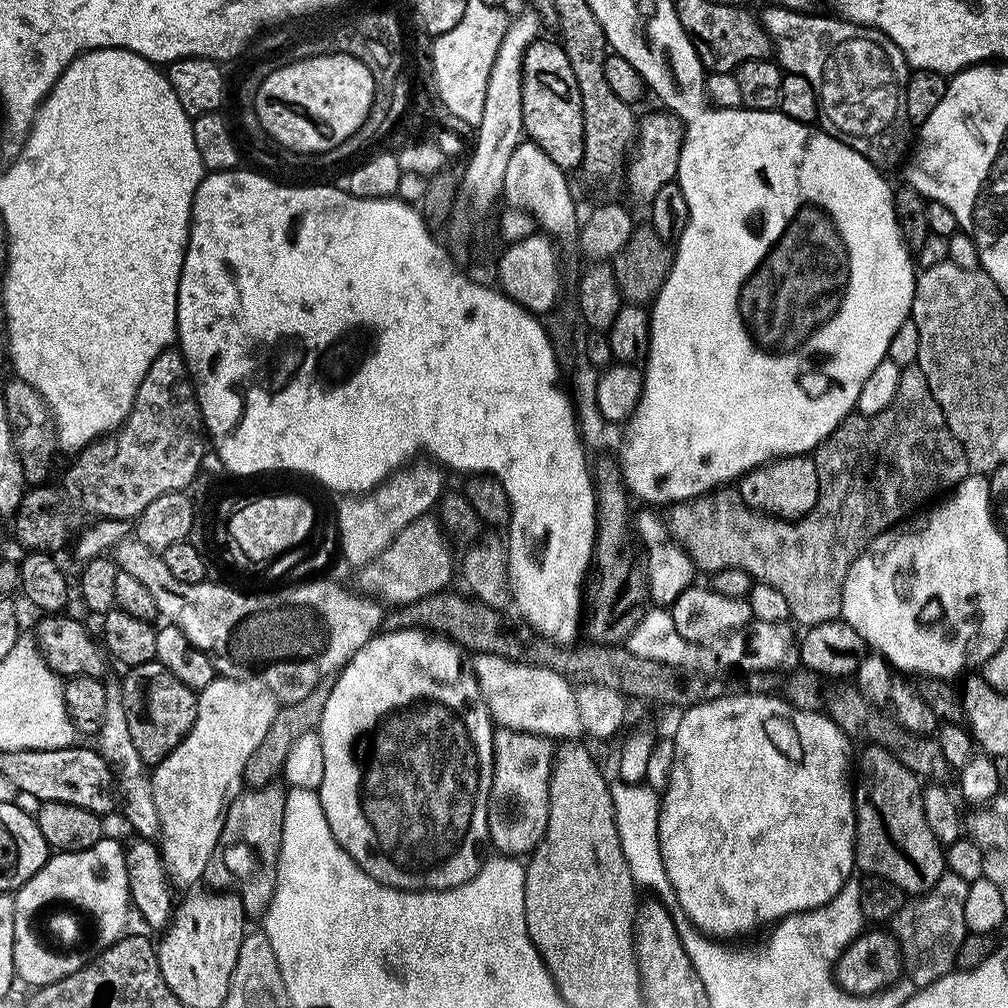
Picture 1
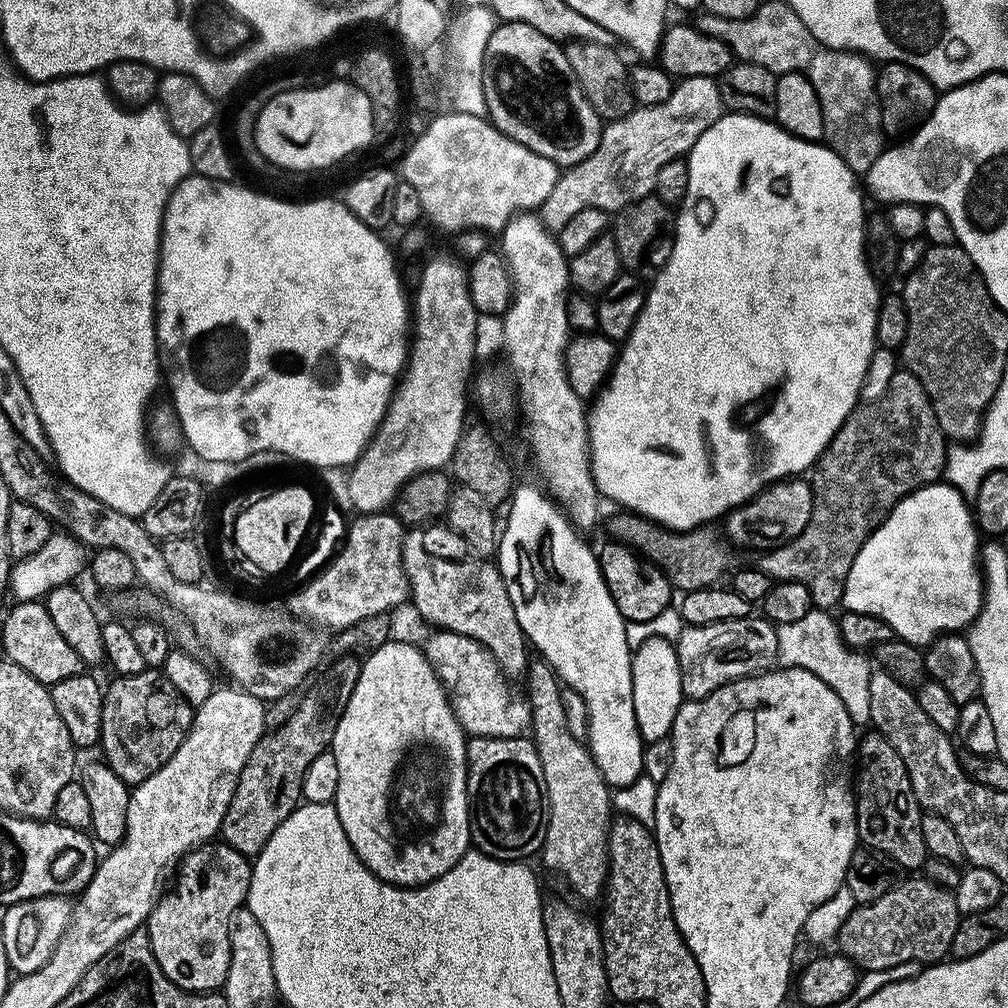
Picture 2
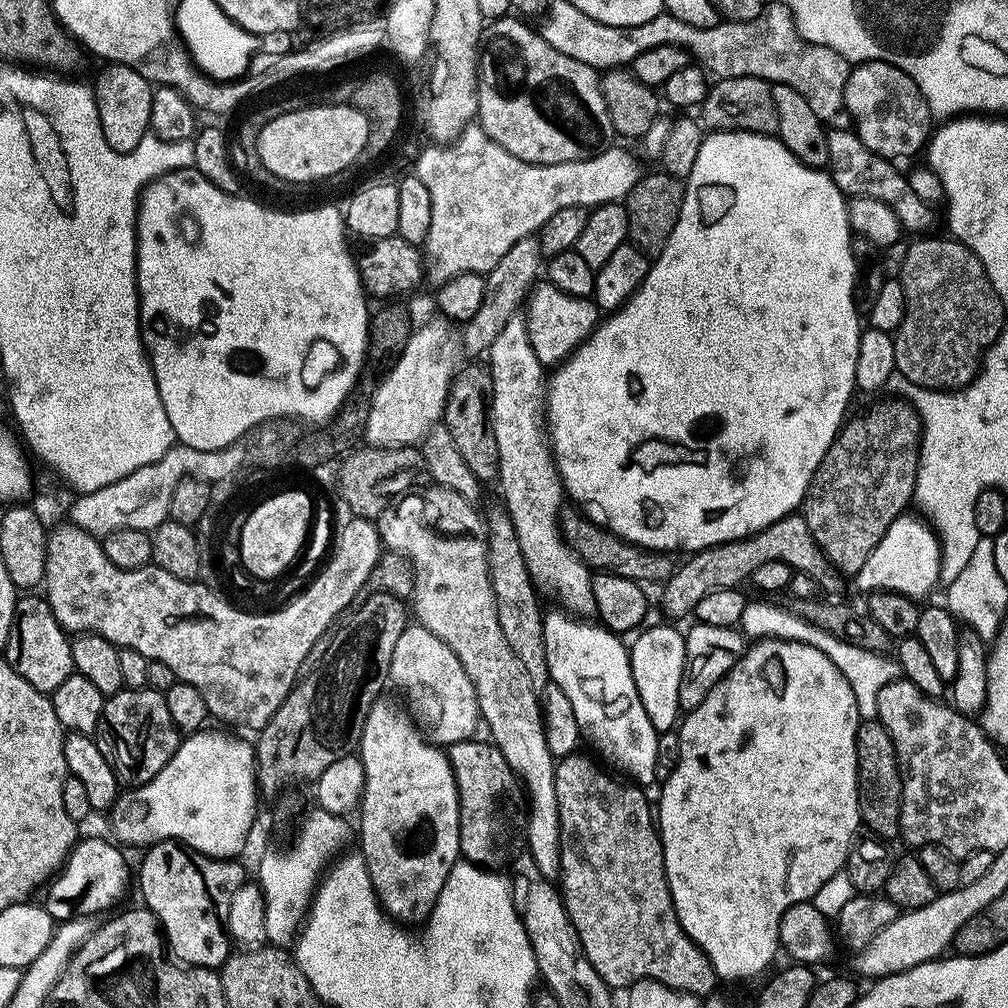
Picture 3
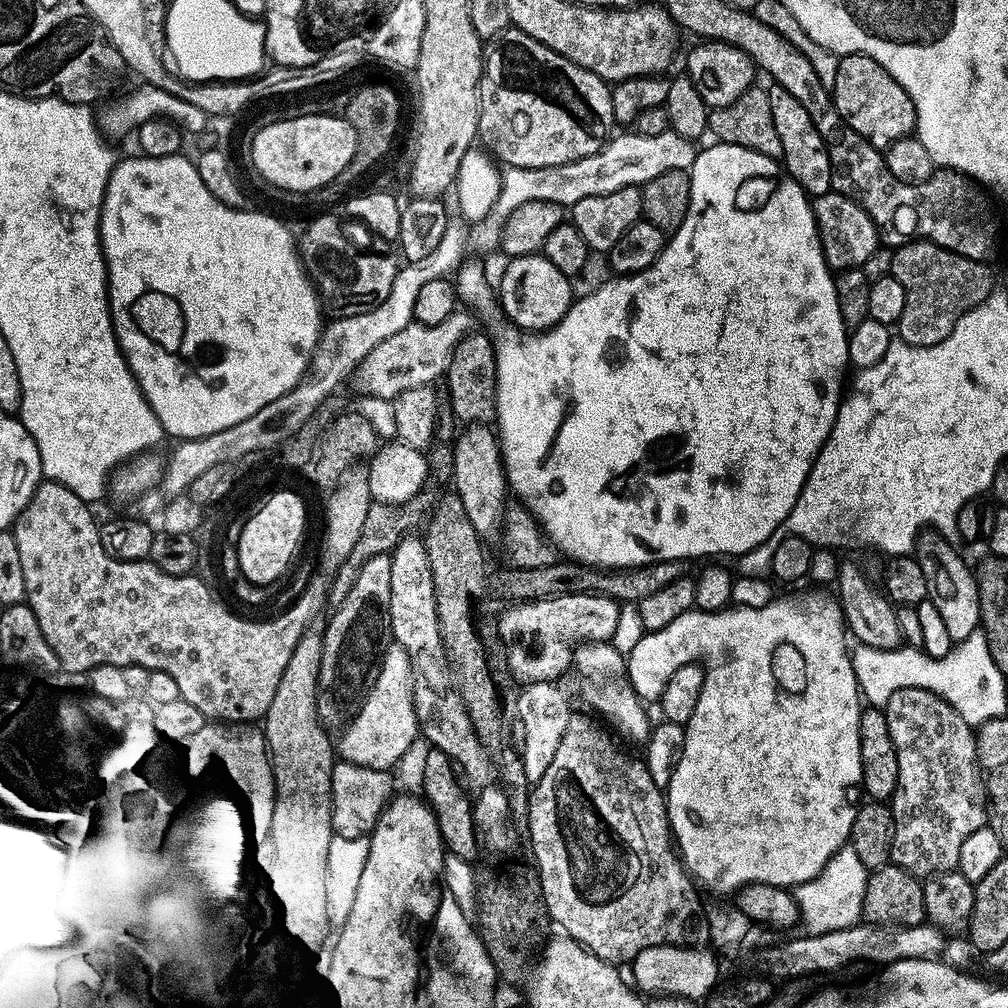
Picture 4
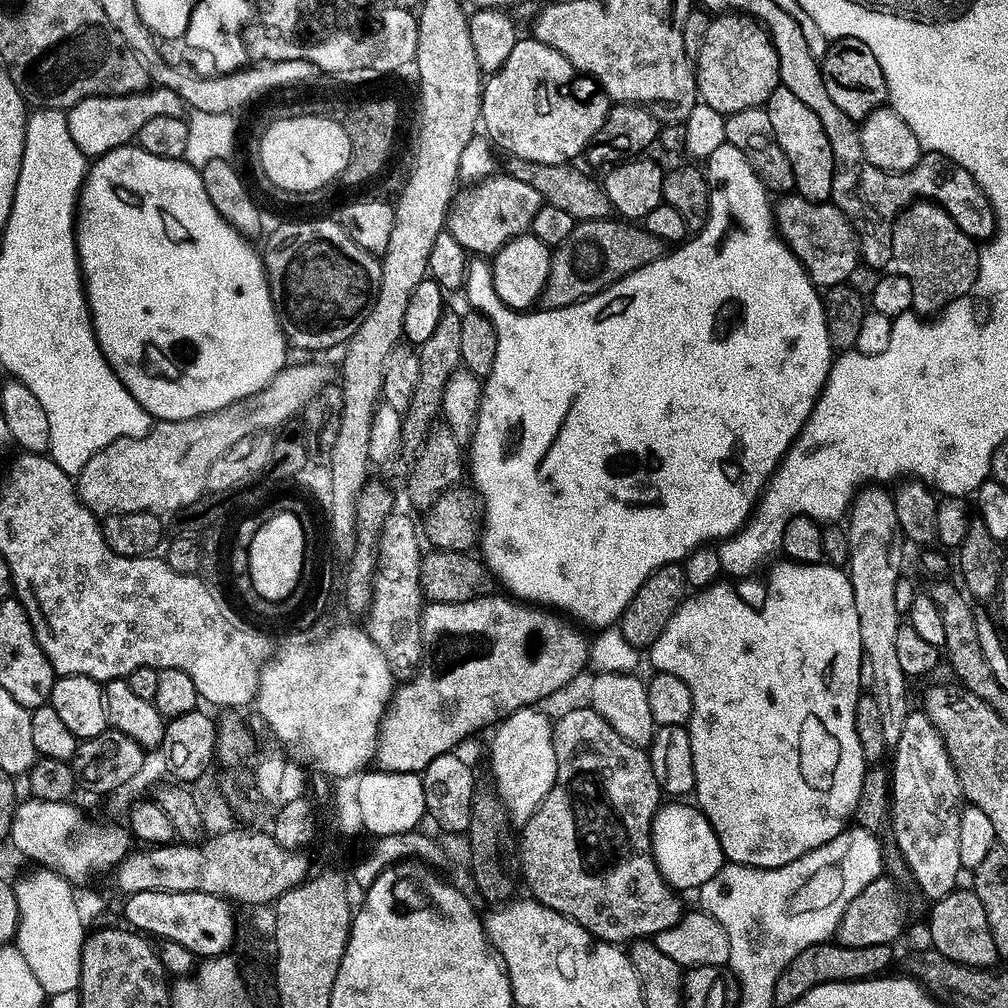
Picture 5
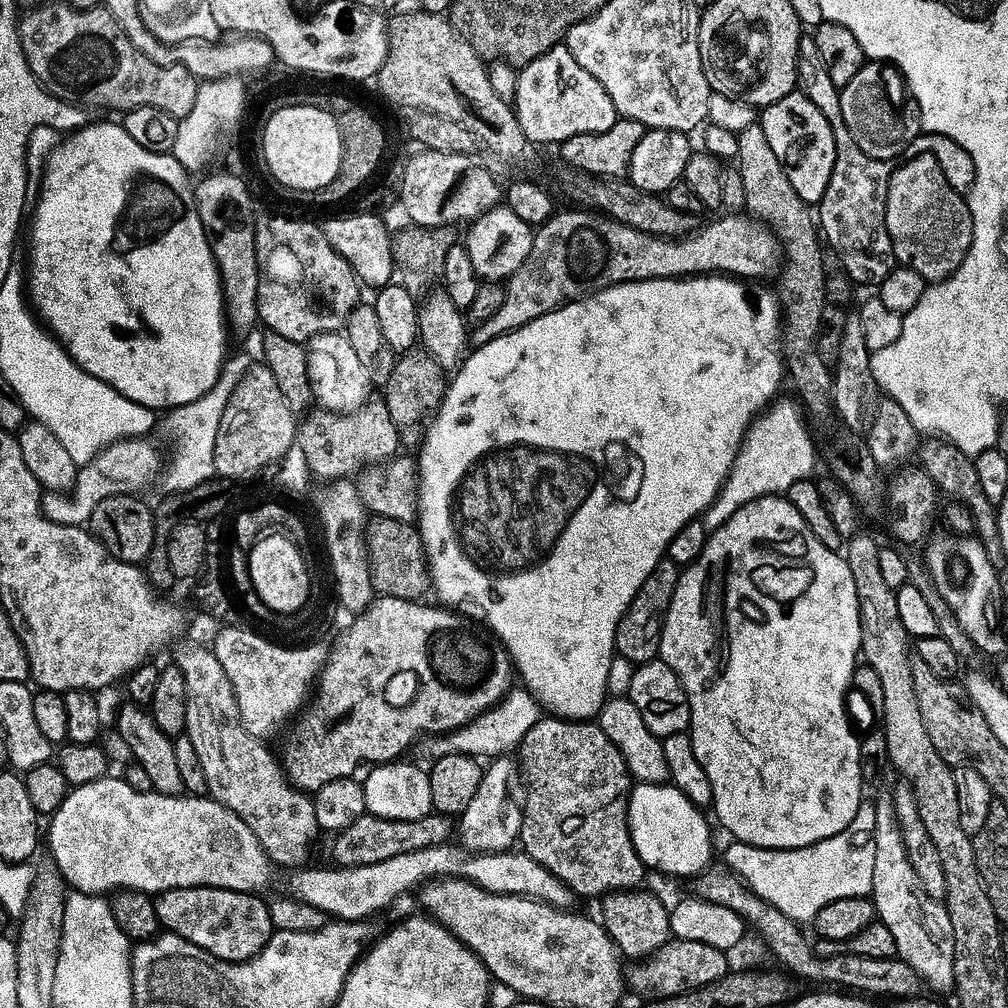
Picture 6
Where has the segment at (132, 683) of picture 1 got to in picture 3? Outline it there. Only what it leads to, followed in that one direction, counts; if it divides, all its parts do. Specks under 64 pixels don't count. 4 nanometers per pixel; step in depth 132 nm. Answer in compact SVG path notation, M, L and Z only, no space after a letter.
M151 687L125 690L104 701L104 713L94 739L106 762L114 770L116 779L125 789L141 789L160 778L162 770L179 752L182 733L174 726L170 706L166 706L166 695L154 692Z

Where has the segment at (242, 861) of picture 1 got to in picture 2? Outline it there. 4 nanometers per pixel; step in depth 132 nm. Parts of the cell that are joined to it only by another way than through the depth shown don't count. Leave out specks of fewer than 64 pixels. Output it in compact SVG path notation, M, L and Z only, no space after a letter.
M352 654L340 658L333 672L326 673L303 693L298 714L294 714L286 726L275 729L258 742L254 754L250 754L250 762L246 762L246 770L242 770L236 797L230 802L230 810L224 819L223 843L244 856L255 858L268 845L270 838L274 838L278 826L282 826L282 822L300 807L307 772L320 755L331 749L338 726L346 714L346 706L350 706L350 698L354 698L362 667L356 658Z

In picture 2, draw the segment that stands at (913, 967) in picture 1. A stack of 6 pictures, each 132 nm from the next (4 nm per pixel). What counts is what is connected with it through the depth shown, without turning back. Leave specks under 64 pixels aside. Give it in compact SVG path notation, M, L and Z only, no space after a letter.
M927 878L897 883L895 888L873 904L859 905L838 937L839 951L861 973L892 972L907 964L935 966L949 959L954 934L961 922L958 902L949 889Z

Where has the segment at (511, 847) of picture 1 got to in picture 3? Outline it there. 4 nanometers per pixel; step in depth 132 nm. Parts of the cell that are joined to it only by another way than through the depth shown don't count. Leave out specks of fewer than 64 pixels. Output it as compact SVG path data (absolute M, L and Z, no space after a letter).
M463 740L461 744L451 745L447 753L460 791L461 857L477 868L492 870L504 860L504 852L500 849L500 824L496 821L500 812L500 772L496 767L501 767L502 757L495 744L476 743Z

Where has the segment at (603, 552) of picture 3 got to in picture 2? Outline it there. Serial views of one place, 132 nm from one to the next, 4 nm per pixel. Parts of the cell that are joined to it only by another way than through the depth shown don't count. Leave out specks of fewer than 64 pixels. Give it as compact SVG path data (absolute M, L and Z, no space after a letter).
M621 511L616 515L620 516L612 516L608 520L607 539L611 543L626 546L655 568L660 568L677 593L687 594L703 588L715 588L723 581L720 579L724 575L729 575L728 567L732 564L732 556L728 553L730 544L715 527L695 528L692 532L671 532L635 512Z

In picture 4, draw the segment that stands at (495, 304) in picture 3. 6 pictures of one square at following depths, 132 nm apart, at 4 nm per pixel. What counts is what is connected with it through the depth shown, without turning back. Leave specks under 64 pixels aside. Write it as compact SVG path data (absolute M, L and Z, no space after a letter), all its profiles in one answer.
M457 310L448 320L434 327L413 322L406 330L394 334L371 352L352 372L348 386L360 396L394 402L402 393L435 385L436 380L441 381L447 375L457 346L475 331L476 326L470 315L469 311Z

